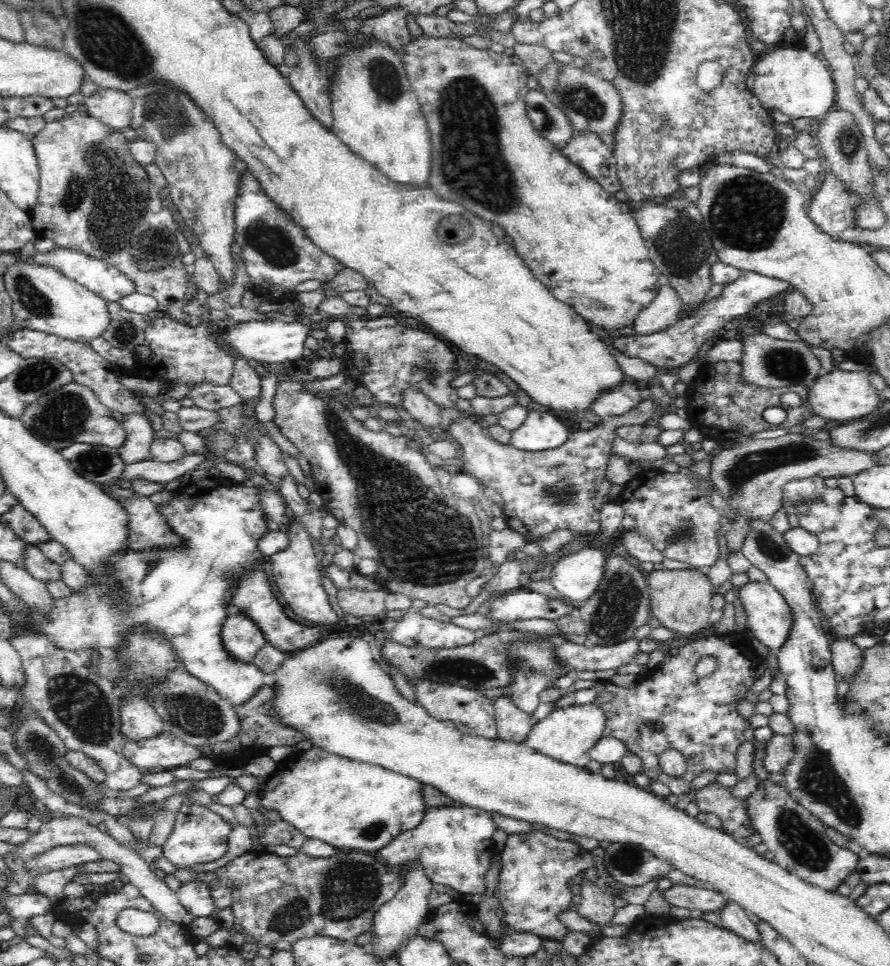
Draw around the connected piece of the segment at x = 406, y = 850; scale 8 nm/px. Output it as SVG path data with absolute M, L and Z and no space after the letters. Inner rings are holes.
M461 804L429 807L424 820L414 830L402 832L375 854L403 872L419 868L431 884L450 886L464 895L482 894L485 874L494 853L492 834L495 830L485 810Z

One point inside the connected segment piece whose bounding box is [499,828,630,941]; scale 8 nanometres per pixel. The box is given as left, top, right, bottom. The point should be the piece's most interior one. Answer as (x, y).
(537, 868)

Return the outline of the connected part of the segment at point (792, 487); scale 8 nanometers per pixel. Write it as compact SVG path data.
M814 475L808 478L790 478L782 484L782 508L788 518L788 524L791 528L798 528L799 522L794 513L794 504L798 500L806 498L816 498L824 490L824 478Z

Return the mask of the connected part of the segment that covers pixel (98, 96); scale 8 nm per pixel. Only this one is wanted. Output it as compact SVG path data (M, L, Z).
M100 89L85 99L86 115L122 133L132 124L133 99L124 92Z

